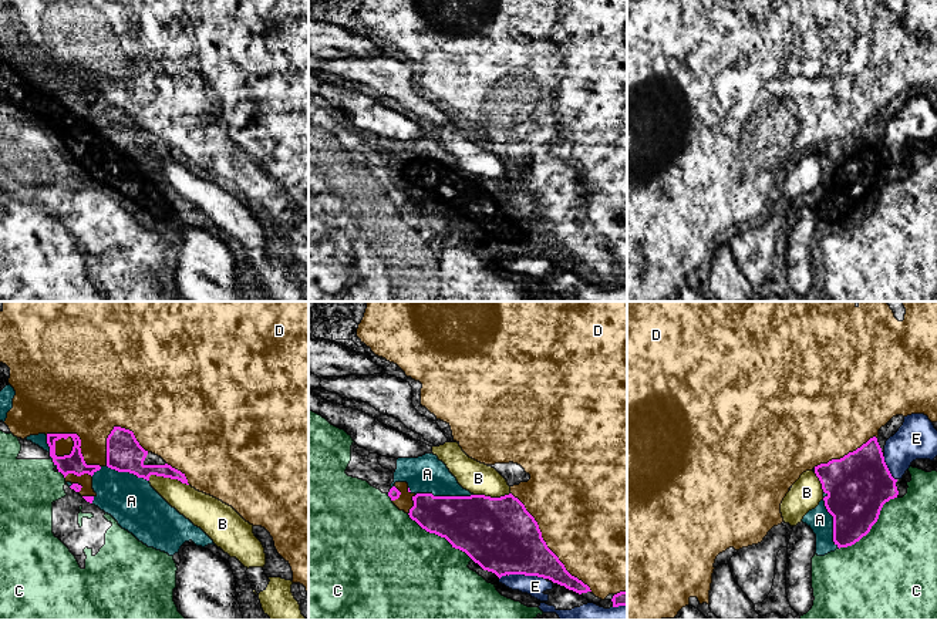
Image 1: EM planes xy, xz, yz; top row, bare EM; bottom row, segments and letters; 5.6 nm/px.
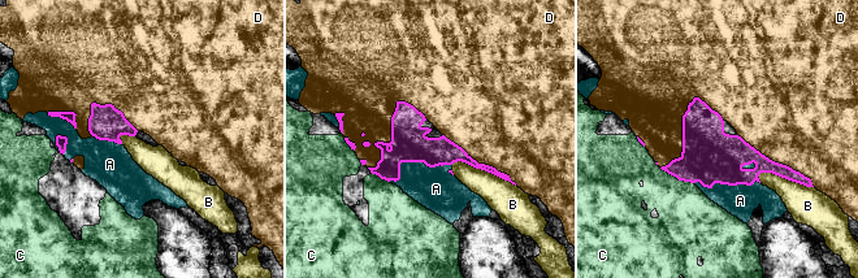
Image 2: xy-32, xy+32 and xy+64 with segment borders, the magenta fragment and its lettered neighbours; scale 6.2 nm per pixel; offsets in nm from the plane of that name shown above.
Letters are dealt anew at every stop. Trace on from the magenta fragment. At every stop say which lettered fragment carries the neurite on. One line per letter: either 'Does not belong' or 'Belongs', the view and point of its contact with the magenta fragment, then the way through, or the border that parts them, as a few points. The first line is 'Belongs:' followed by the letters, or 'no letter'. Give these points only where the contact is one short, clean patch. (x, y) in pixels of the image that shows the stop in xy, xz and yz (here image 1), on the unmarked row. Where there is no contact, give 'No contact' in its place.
Belongs: A
A: Belongs. Touches magenta at yz (833, 201)
B: Does not belong. Touches magenta at xy (168, 158)
C: Does not belong. Touches magenta at yz (872, 206)
D: Does not belong. Touches magenta at xy (80, 123)
E: Does not belong. Touches magenta at xz (522, 255)

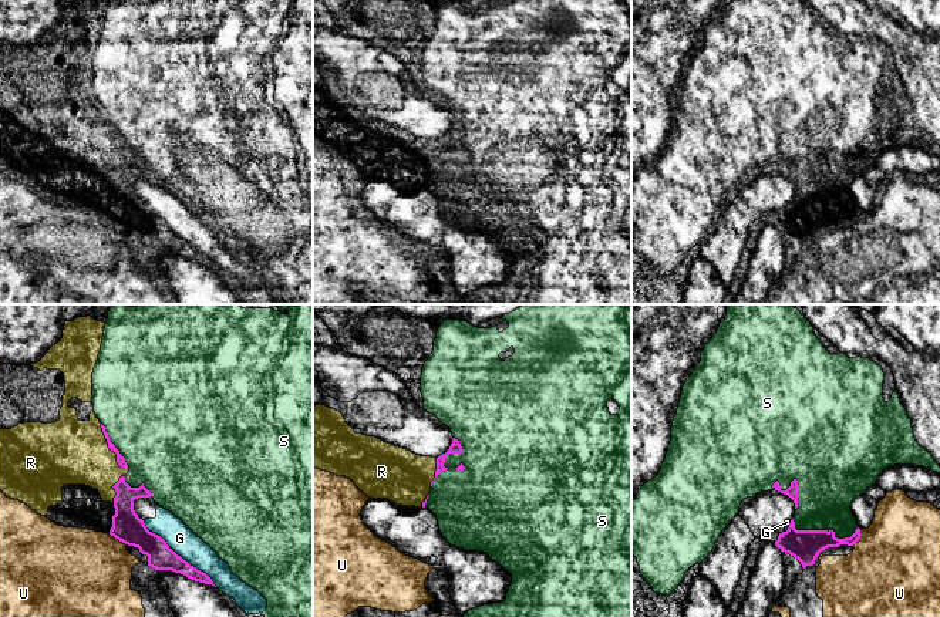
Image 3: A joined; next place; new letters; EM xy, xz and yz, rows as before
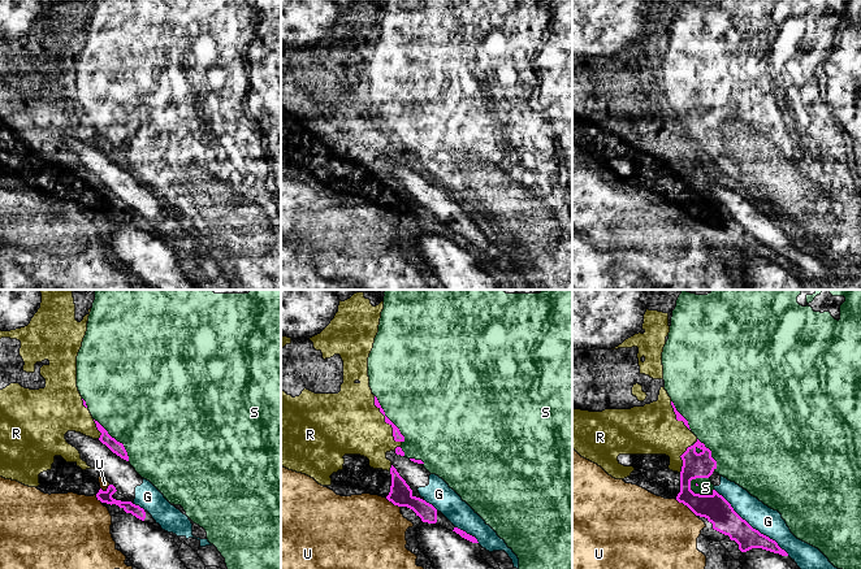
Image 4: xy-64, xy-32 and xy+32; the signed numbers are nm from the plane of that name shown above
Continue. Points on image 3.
Belongs: R
G: Does not belong. Touches magenta at xy (179, 238)
R: Belongs. Touches magenta at xy (110, 130)
S: Does not belong. Touches magenta at yz (824, 212)
U: Does not belong. Touches magenta at xy (117, 219)

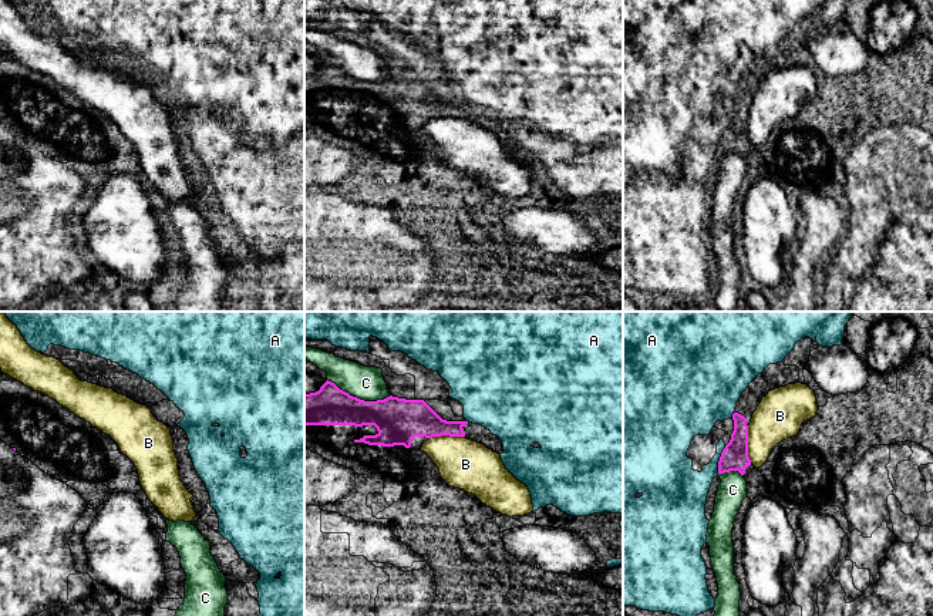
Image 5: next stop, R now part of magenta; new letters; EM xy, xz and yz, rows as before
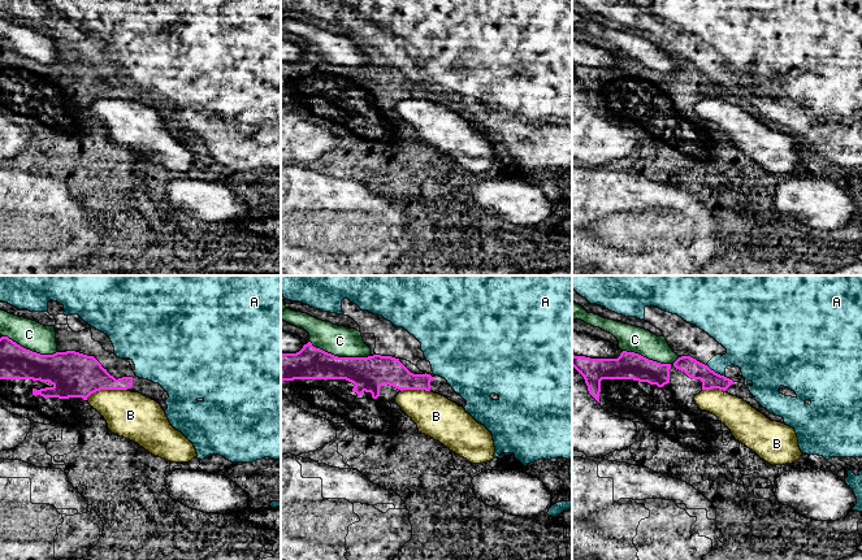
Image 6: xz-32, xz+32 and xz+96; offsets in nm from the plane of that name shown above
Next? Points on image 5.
Belongs: no letter
A: Does not belong. Touches magenta at yz (720, 141)
B: Does not belong. Touches magenta at yz (747, 125)
C: Does not belong. Touches magenta at xz (359, 80)

